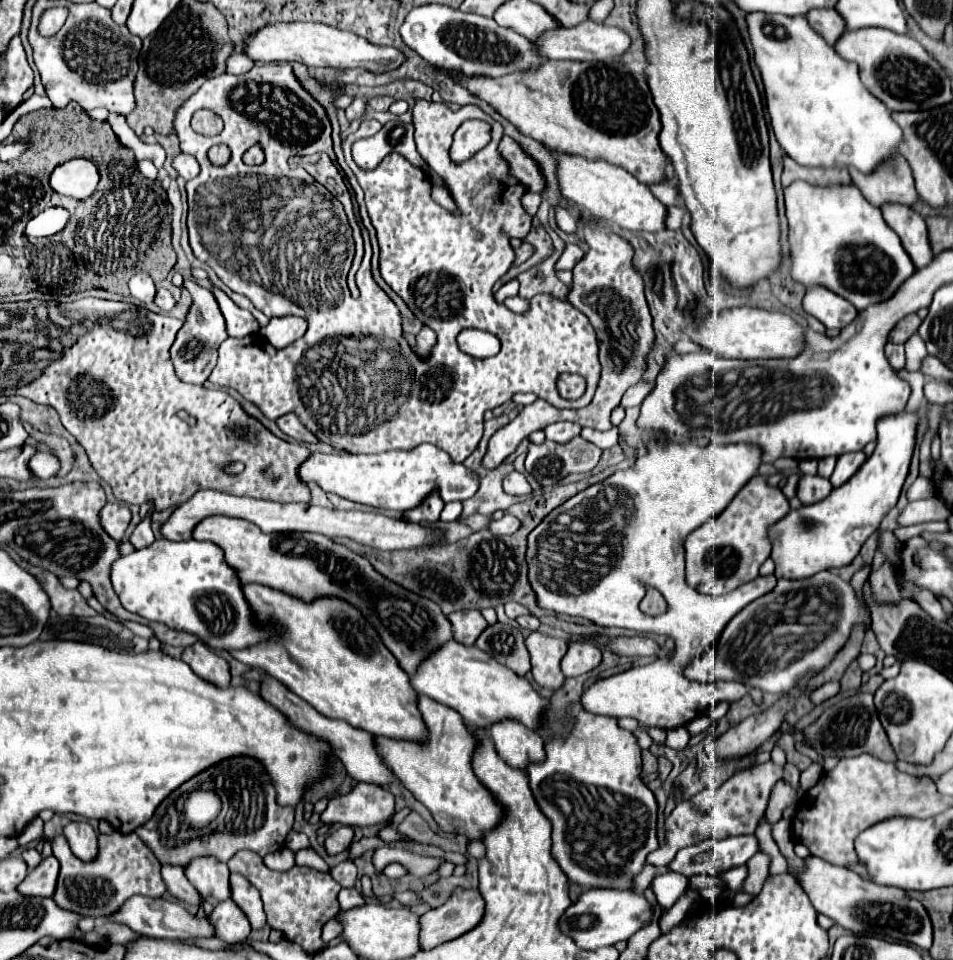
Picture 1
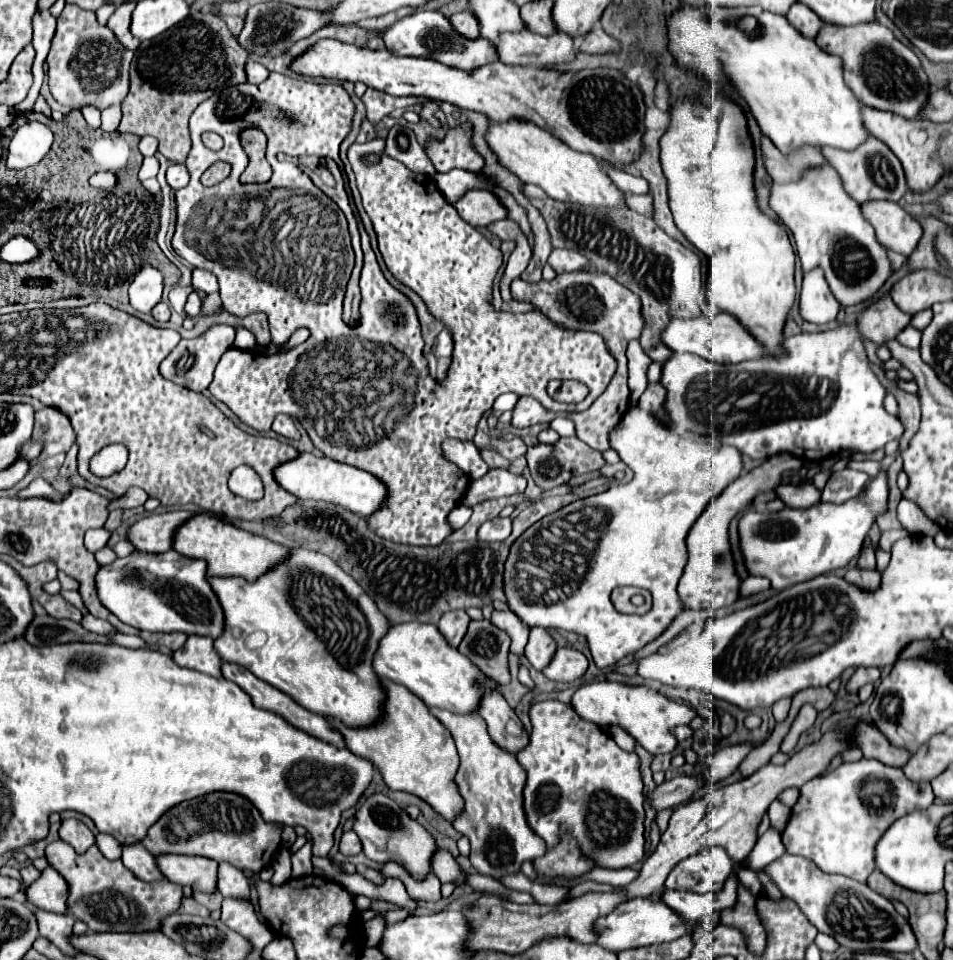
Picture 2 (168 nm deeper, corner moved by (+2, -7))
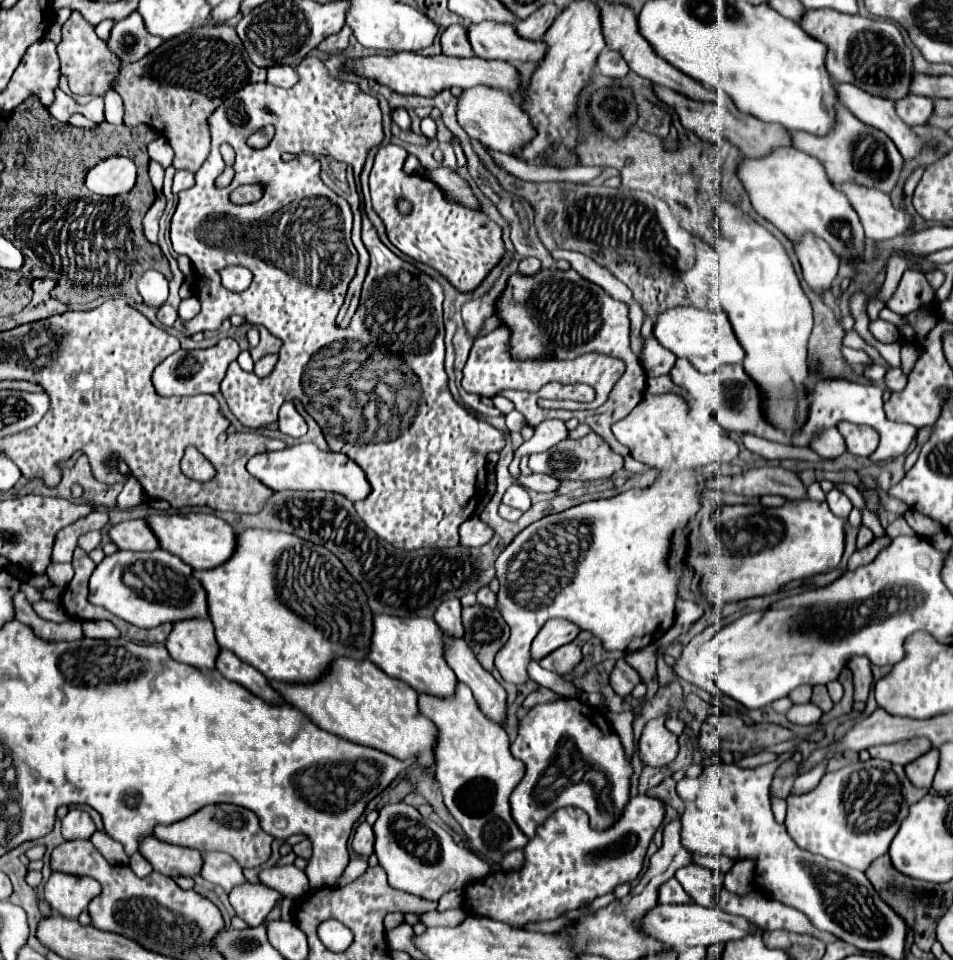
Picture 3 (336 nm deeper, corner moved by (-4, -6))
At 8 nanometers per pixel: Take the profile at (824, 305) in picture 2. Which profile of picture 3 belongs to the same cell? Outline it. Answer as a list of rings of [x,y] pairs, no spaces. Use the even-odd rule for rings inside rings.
[[[805,234],[801,242],[791,240],[791,244],[803,268],[803,278],[817,294],[823,296],[823,292],[831,288],[831,282],[837,276],[839,268],[837,254],[833,254],[831,246],[823,238],[817,238],[815,234]]]

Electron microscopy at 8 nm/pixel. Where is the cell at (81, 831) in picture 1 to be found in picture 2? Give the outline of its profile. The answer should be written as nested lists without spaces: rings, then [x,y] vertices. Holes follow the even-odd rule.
[[[67,819],[67,821],[61,823],[59,837],[63,841],[71,843],[77,853],[85,853],[95,843],[95,835],[87,829],[87,825],[85,823],[79,823],[75,819]]]

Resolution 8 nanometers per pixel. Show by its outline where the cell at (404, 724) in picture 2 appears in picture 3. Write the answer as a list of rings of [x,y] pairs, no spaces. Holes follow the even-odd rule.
[[[337,658],[329,666],[329,674],[313,686],[281,686],[269,682],[281,698],[303,710],[321,730],[339,738],[383,750],[399,760],[417,758],[421,766],[433,762],[433,744],[437,728],[417,708],[417,692],[397,678],[389,678],[373,662],[353,662],[351,658]]]

